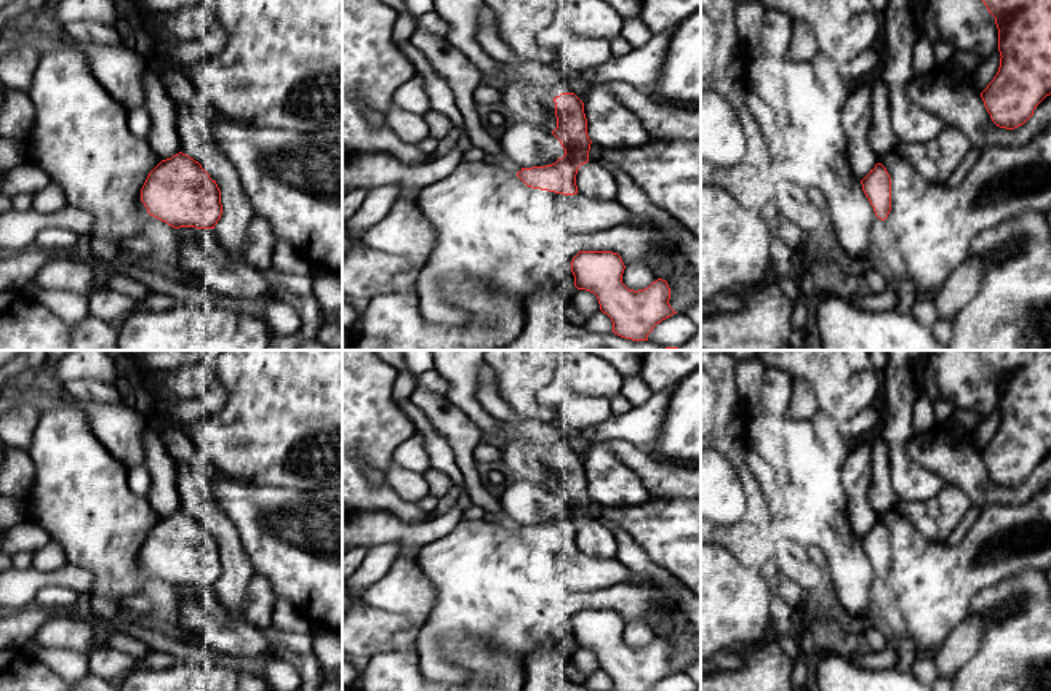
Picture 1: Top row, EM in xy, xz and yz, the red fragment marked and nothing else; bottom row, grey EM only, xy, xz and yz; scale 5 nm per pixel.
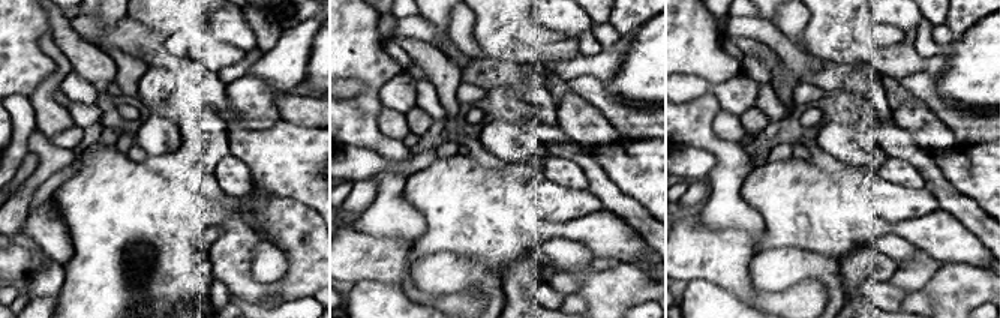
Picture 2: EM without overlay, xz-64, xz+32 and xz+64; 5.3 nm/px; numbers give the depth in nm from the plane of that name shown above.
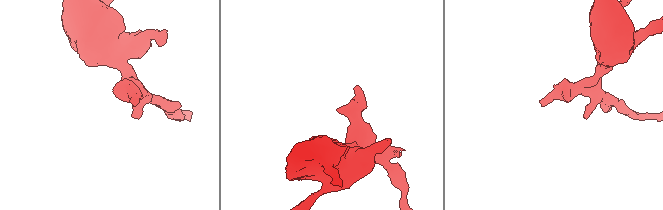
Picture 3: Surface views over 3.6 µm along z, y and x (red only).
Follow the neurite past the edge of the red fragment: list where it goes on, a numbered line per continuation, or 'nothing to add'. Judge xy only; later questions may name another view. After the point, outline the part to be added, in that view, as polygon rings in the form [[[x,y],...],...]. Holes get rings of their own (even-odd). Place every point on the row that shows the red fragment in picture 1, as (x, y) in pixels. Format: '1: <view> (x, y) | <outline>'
nothing to add

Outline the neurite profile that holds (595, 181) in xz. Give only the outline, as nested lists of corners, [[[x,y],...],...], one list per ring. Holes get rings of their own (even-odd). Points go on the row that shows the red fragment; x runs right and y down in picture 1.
[[[593,162],[579,166],[576,174],[577,192],[595,200],[611,202],[617,198],[617,184],[613,173]]]

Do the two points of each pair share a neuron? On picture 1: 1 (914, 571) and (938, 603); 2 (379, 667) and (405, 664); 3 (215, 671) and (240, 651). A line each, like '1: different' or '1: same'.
1: same
2: same
3: different

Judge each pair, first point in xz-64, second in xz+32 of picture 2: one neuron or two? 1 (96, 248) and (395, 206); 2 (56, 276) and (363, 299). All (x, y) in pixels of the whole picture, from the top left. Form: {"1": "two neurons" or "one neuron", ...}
{"1": "two neurons", "2": "one neuron"}

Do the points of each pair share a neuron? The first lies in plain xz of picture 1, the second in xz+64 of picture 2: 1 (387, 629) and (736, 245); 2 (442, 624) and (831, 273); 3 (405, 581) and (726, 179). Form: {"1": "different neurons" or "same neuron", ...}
{"1": "same neuron", "2": "different neurons", "3": "same neuron"}

